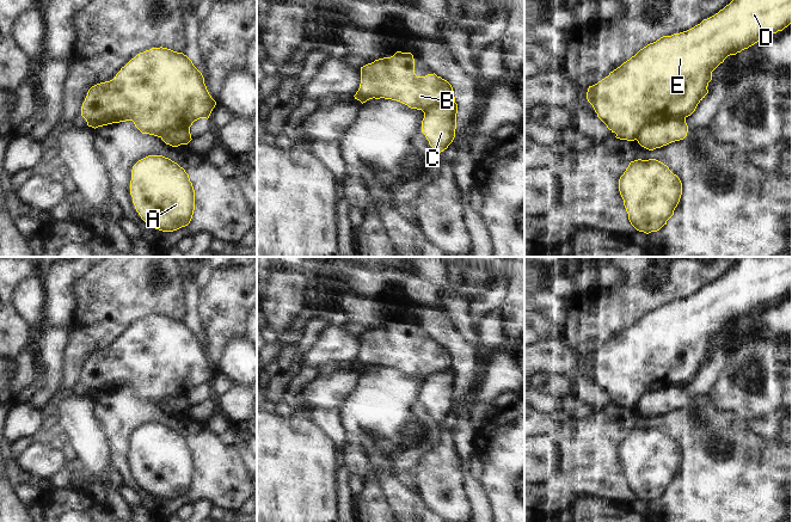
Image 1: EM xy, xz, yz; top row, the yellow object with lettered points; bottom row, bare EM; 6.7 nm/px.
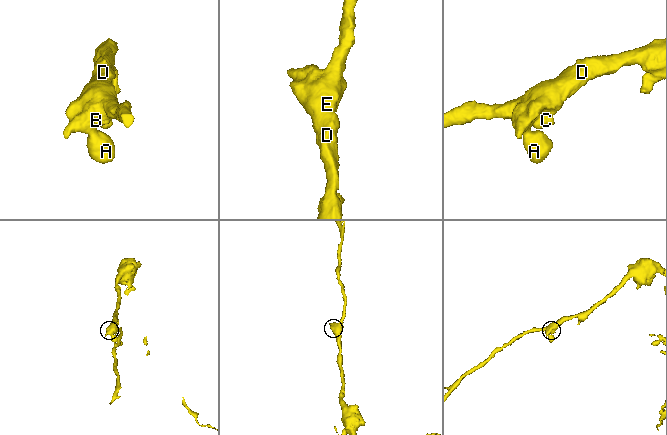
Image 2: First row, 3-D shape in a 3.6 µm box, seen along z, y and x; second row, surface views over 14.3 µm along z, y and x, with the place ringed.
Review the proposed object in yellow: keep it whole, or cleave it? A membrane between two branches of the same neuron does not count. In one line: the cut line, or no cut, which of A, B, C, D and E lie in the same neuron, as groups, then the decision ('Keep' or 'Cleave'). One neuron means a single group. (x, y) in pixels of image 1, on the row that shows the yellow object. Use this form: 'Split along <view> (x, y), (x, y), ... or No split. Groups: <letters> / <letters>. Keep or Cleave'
Split along yz (685, 117), (649, 123), (636, 139). Groups: A B D E / C. Cleave.

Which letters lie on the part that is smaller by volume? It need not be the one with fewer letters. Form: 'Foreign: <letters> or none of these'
Foreign: C.

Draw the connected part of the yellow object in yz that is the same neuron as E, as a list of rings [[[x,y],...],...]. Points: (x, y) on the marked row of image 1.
[[[732,0],[694,27],[663,36],[640,49],[608,76],[589,86],[587,99],[616,139],[634,141],[649,124],[690,116],[708,93],[712,72],[727,56],[765,41],[790,24],[792,0]]]

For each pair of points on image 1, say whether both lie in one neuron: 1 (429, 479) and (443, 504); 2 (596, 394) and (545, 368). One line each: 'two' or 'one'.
1: one
2: one

